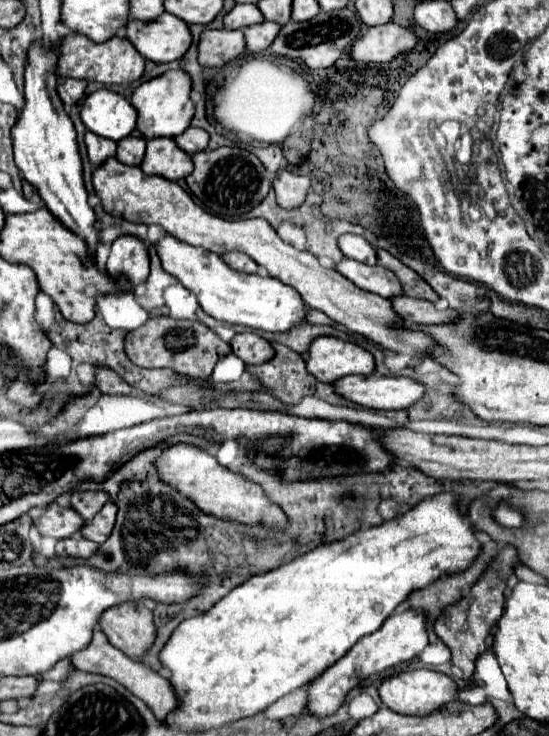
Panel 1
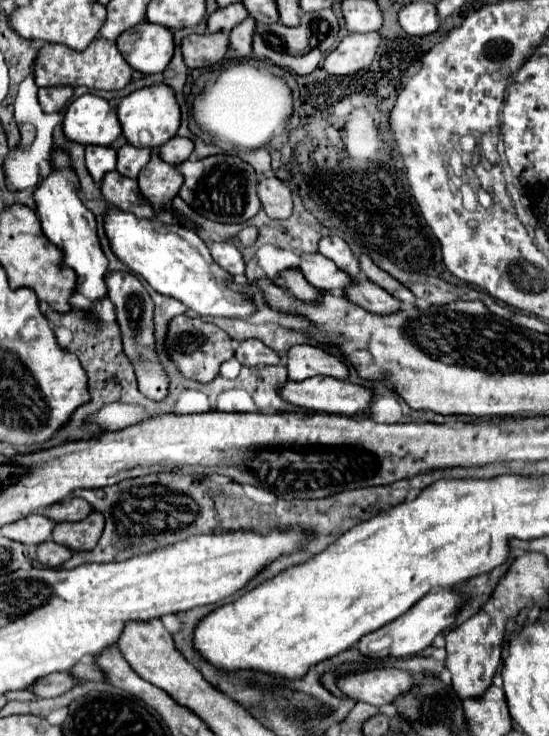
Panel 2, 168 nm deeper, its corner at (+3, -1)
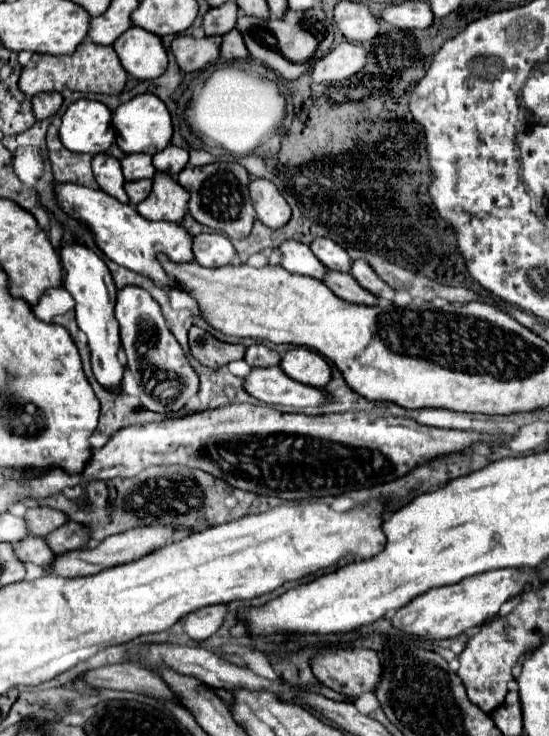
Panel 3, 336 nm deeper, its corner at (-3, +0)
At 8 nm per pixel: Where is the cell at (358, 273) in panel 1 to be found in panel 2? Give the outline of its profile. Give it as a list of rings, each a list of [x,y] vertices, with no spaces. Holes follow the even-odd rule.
[[[320,253],[300,255],[298,269],[304,273],[308,283],[312,283],[314,287],[324,289],[324,291],[336,291],[336,289],[348,287],[348,283],[352,283],[350,275],[340,271],[330,259],[326,259]]]

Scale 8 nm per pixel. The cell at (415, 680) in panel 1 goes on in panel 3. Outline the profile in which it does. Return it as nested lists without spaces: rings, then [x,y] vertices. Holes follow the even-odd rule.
[[[330,650],[312,660],[314,676],[344,696],[374,692],[382,680],[382,662],[374,650]]]

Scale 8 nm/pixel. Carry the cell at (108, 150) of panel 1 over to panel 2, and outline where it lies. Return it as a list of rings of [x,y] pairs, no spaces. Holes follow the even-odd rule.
[[[86,147],[86,169],[90,171],[94,183],[100,183],[102,177],[116,169],[116,151],[112,147]]]

